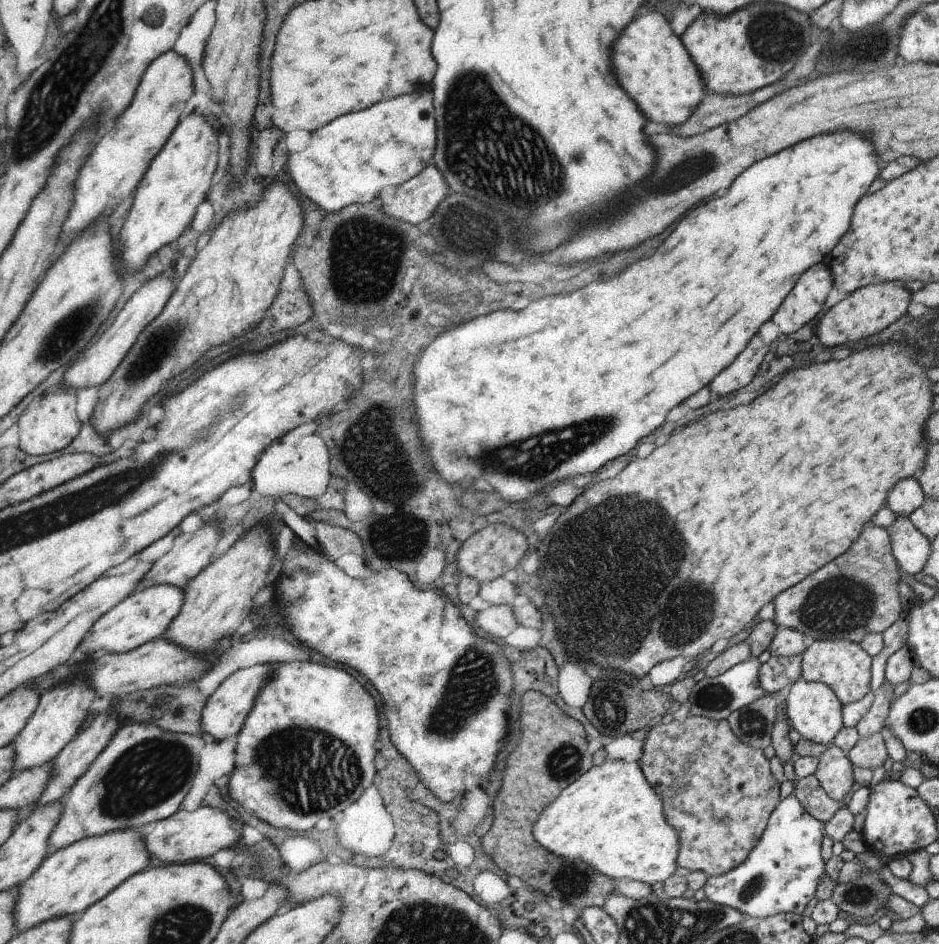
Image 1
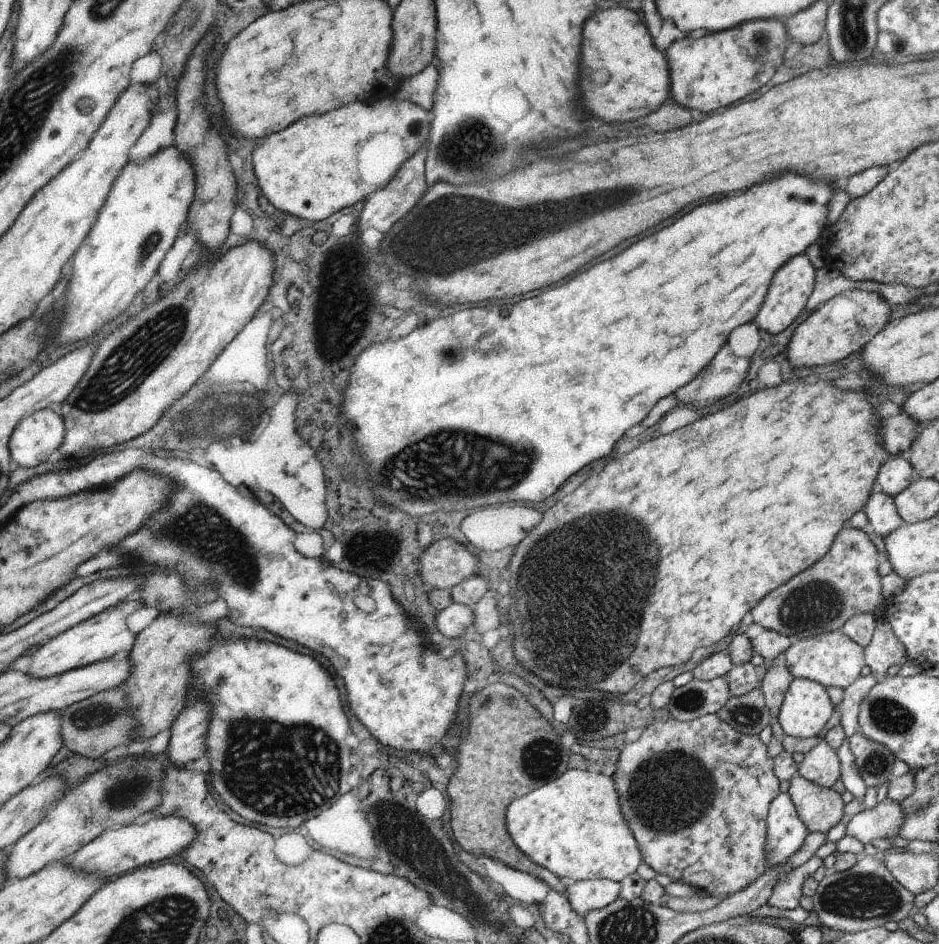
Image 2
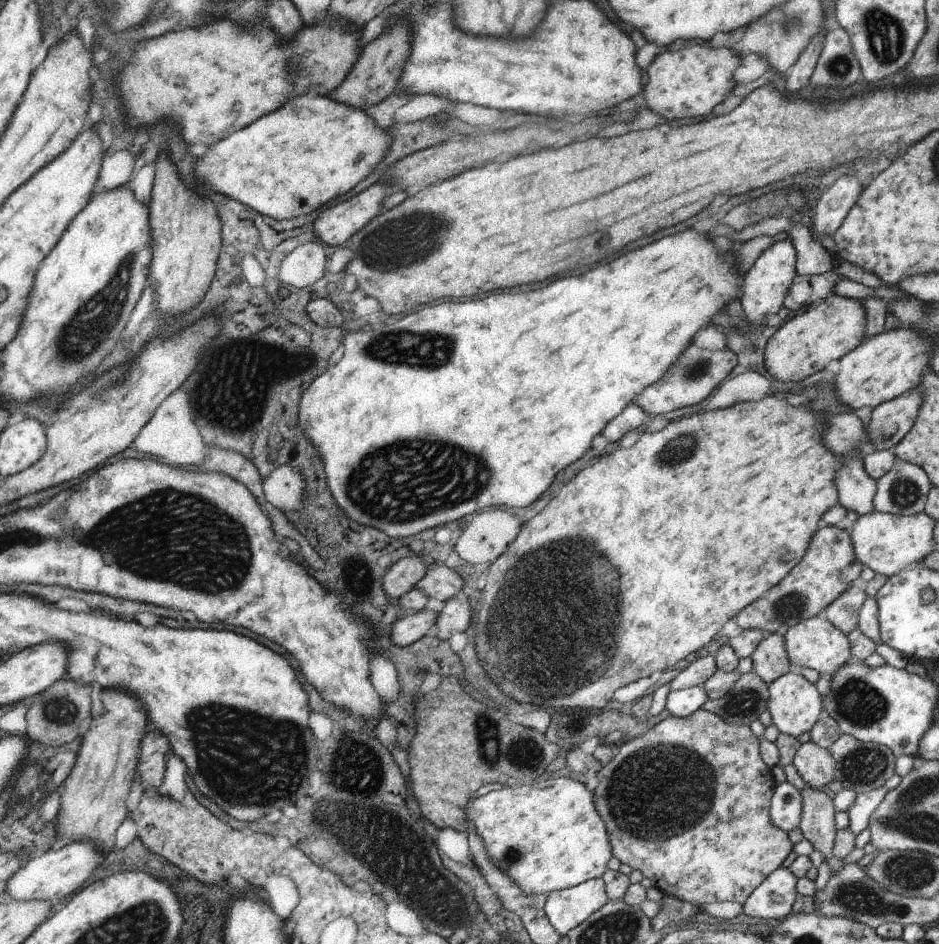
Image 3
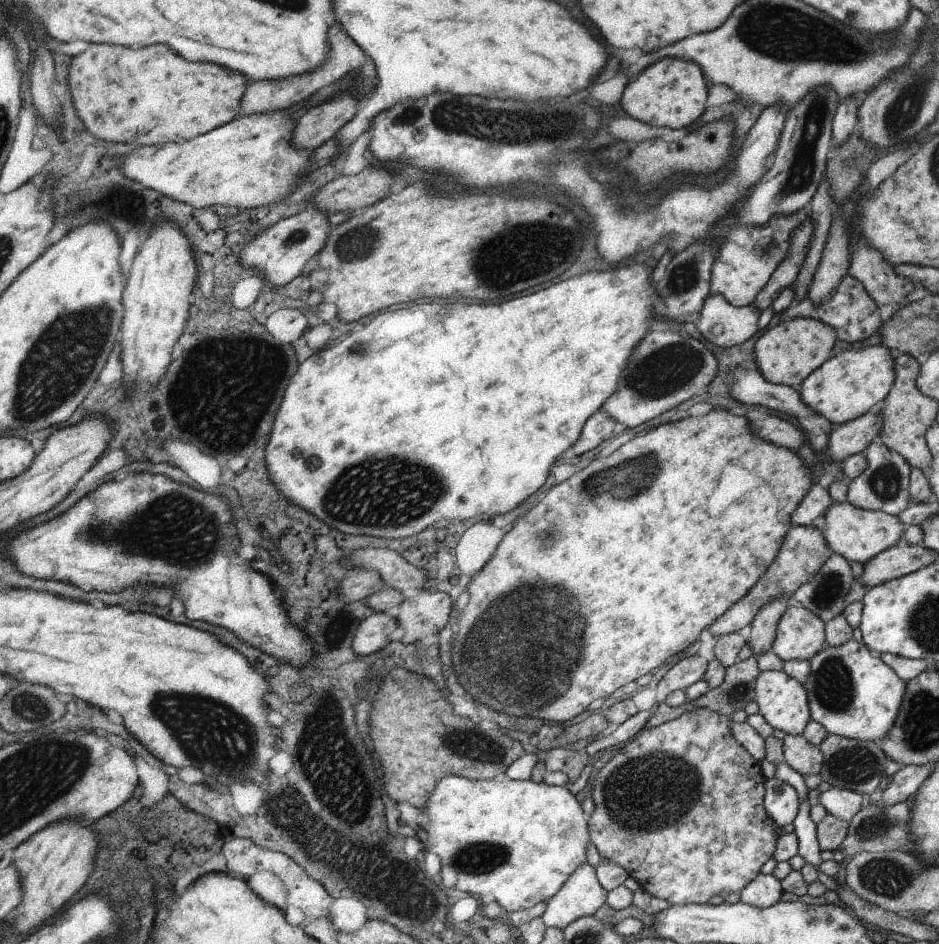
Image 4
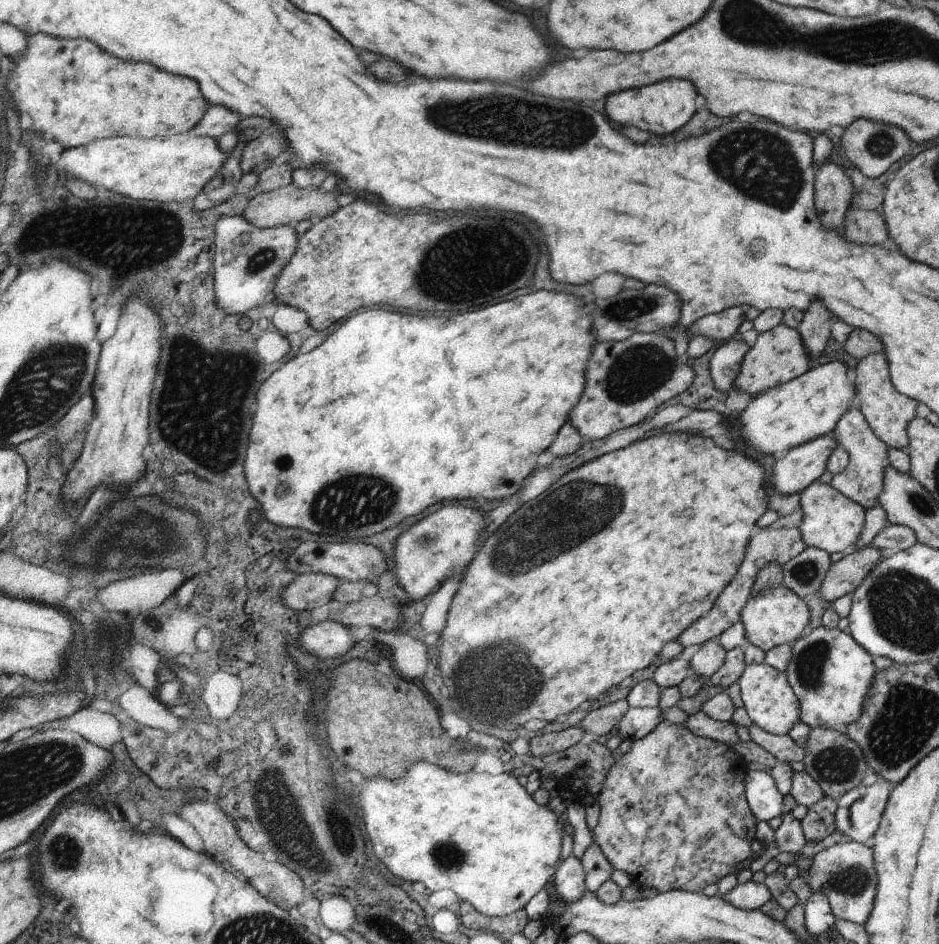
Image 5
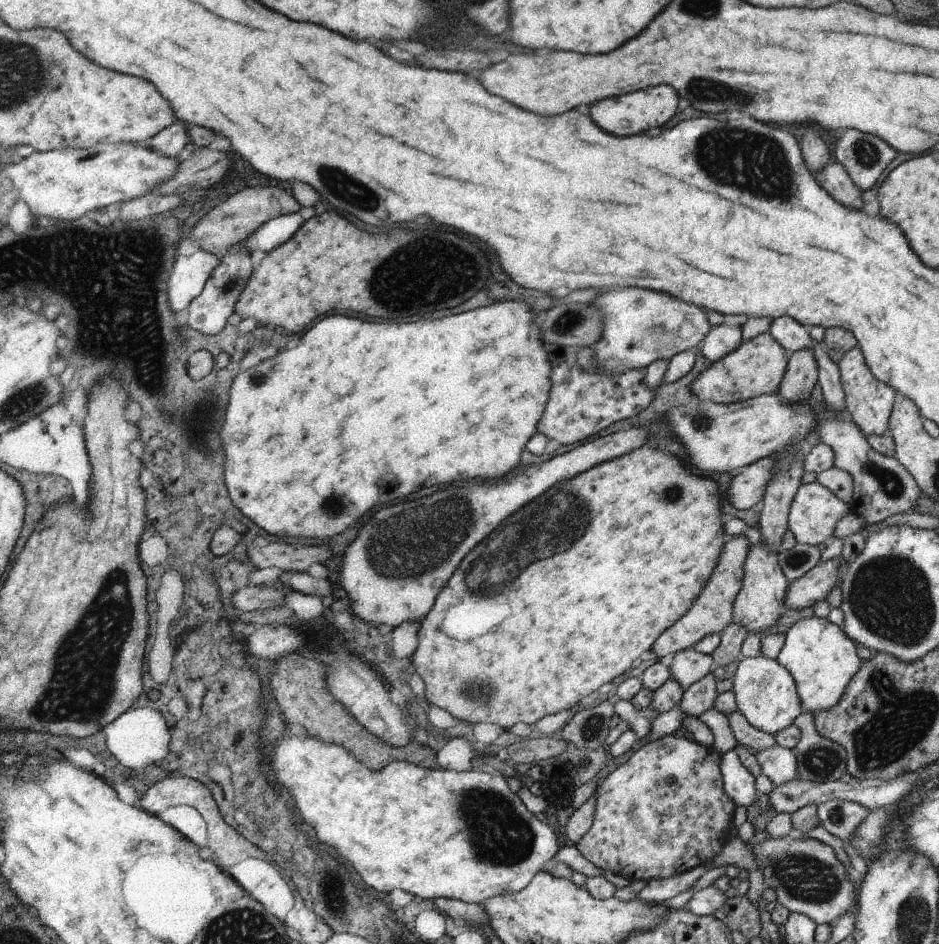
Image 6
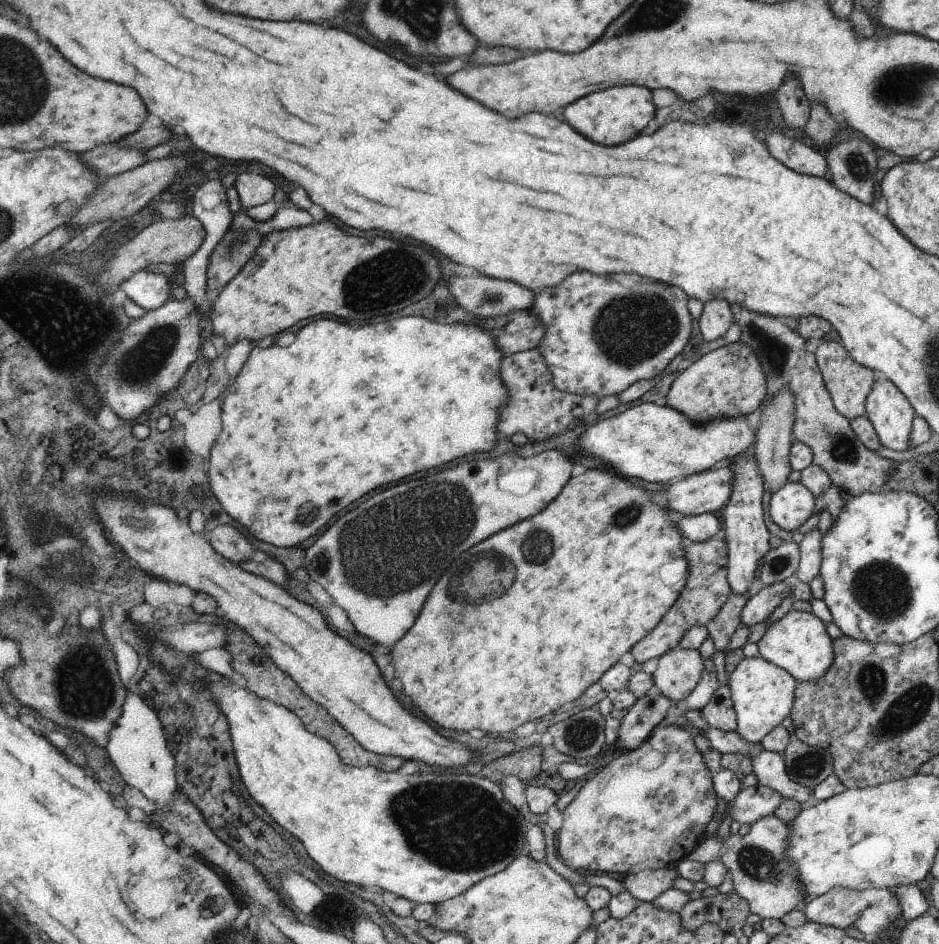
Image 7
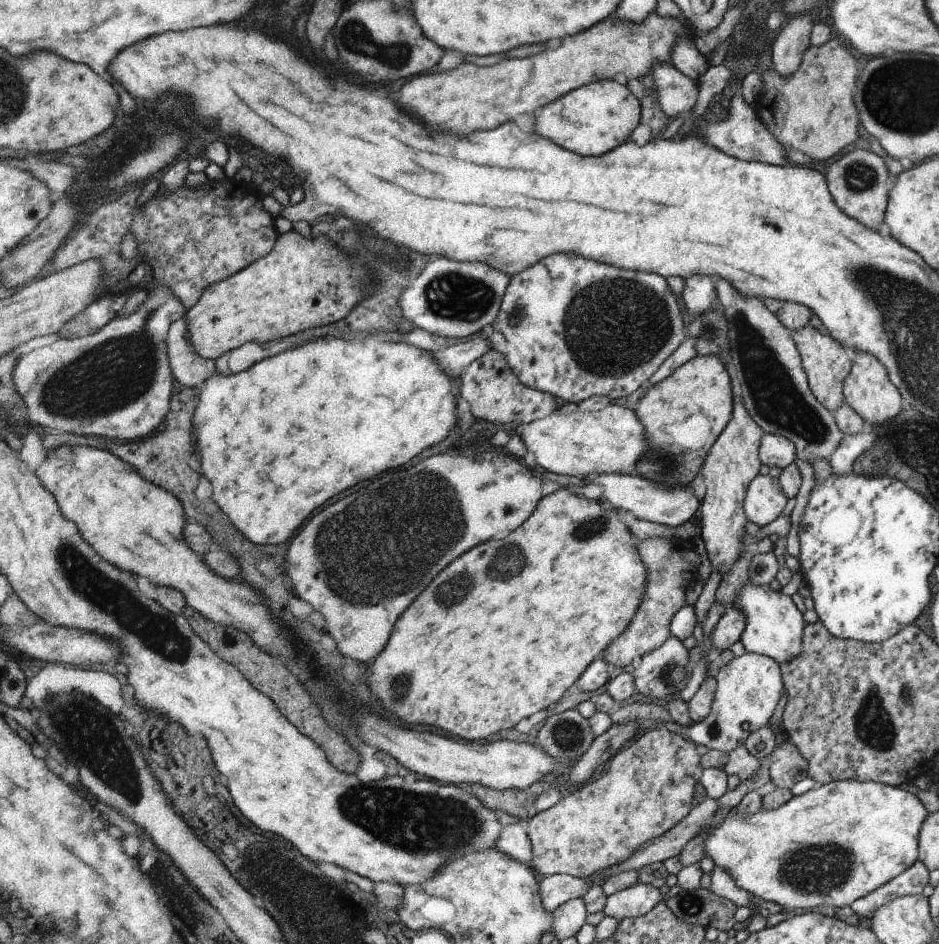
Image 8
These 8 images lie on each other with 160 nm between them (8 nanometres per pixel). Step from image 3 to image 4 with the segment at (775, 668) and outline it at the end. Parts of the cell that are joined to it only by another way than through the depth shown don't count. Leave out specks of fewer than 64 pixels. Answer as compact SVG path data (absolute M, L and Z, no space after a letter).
M788 597L773 599L759 611L755 620L748 626L746 630L747 642L756 657L769 651L772 652L777 626L790 604L791 601L788 600Z

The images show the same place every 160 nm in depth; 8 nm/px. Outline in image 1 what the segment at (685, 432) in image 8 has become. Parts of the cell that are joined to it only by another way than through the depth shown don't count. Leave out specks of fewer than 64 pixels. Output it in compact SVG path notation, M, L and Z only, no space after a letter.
M890 281L868 285L855 290L844 298L844 300L833 306L821 319L819 329L817 330L820 342L824 346L822 353L825 353L826 348L836 350L835 346L838 346L838 344L844 344L850 341L856 342L856 340L860 340L861 338L872 336L876 332L884 330L884 328L890 326L893 322L896 322L903 314L907 314L912 292L907 290L903 284L899 281Z

